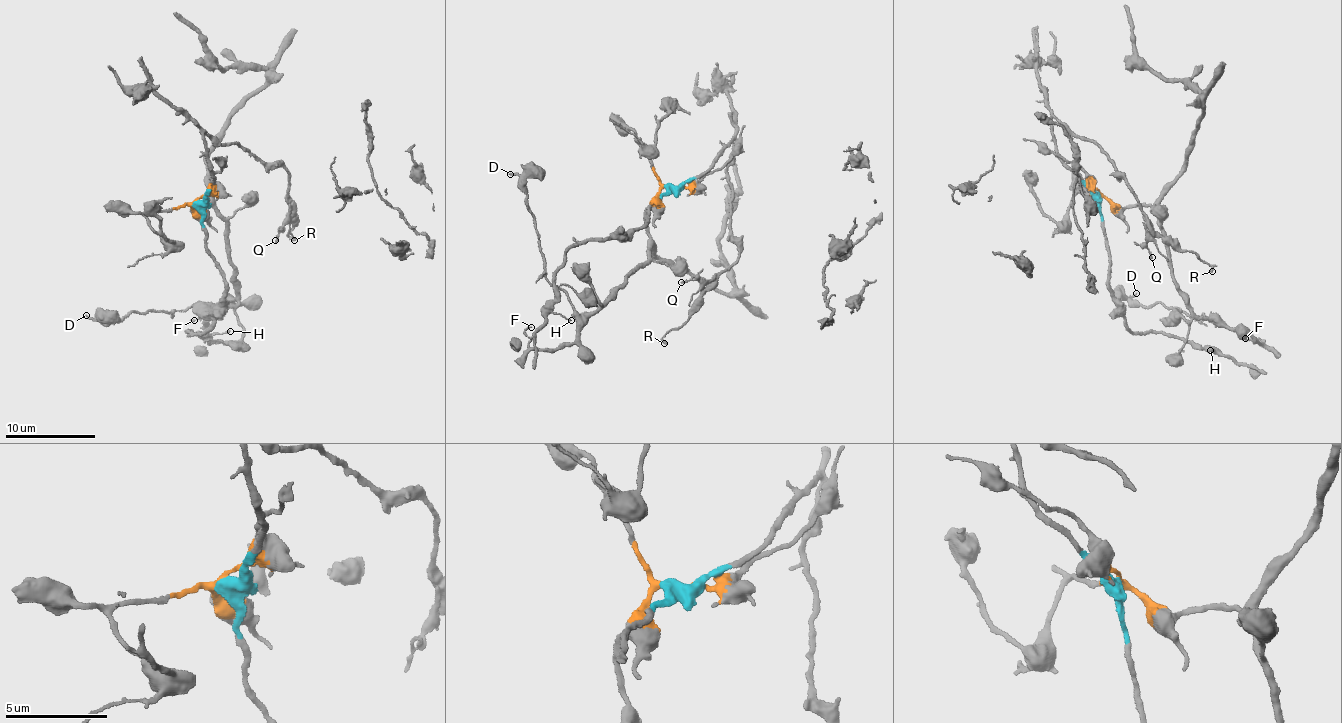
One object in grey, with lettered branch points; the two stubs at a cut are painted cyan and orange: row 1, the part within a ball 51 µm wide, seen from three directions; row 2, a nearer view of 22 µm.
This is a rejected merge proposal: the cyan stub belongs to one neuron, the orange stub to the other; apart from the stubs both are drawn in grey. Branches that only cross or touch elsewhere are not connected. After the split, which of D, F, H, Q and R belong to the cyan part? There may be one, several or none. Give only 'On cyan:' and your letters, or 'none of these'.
On cyan: H, Q, R

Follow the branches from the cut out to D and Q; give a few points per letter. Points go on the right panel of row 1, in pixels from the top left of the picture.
D: (1098, 194), (1154, 207), (1185, 305), (1213, 318), (1185, 316), (1160, 303), (1134, 306), (1135, 292)
Q: (1098, 194), (1057, 152), (1049, 121), (1052, 118), (1098, 142), (1112, 159), (1145, 216), (1151, 257)

